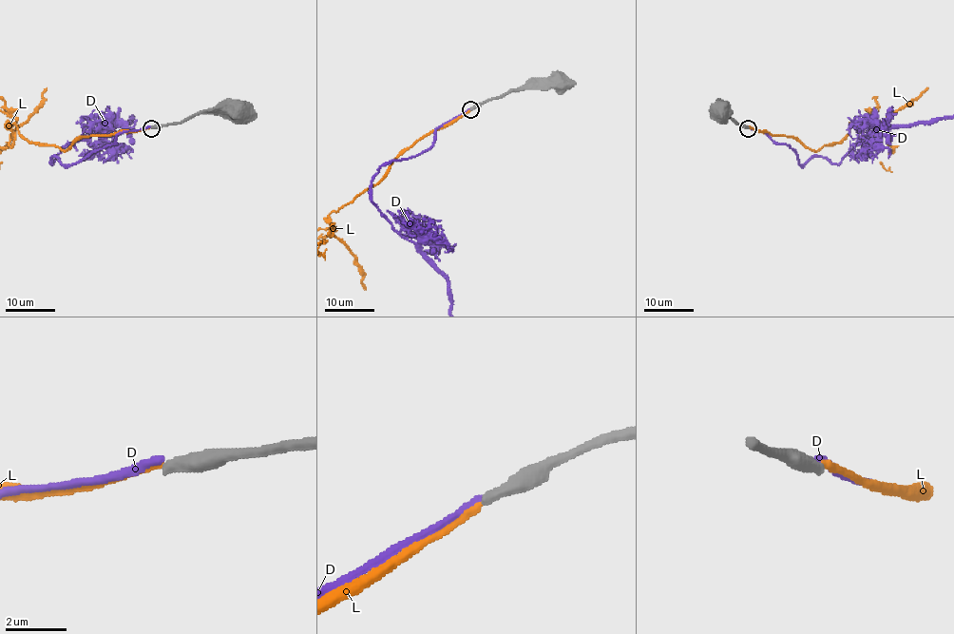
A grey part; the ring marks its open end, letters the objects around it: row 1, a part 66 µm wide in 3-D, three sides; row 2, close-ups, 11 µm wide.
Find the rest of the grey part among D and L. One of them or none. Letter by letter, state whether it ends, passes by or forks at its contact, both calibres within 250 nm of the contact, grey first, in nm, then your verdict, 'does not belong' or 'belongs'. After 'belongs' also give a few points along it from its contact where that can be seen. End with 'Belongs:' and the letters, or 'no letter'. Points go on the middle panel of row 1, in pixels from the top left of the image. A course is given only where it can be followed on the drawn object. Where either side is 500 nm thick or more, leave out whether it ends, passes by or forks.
D: it ends; calibres 380 and 280 nm; does not belong
L: it ends; calibres 360 and 240 nm; does not belong
Belongs: no letter

